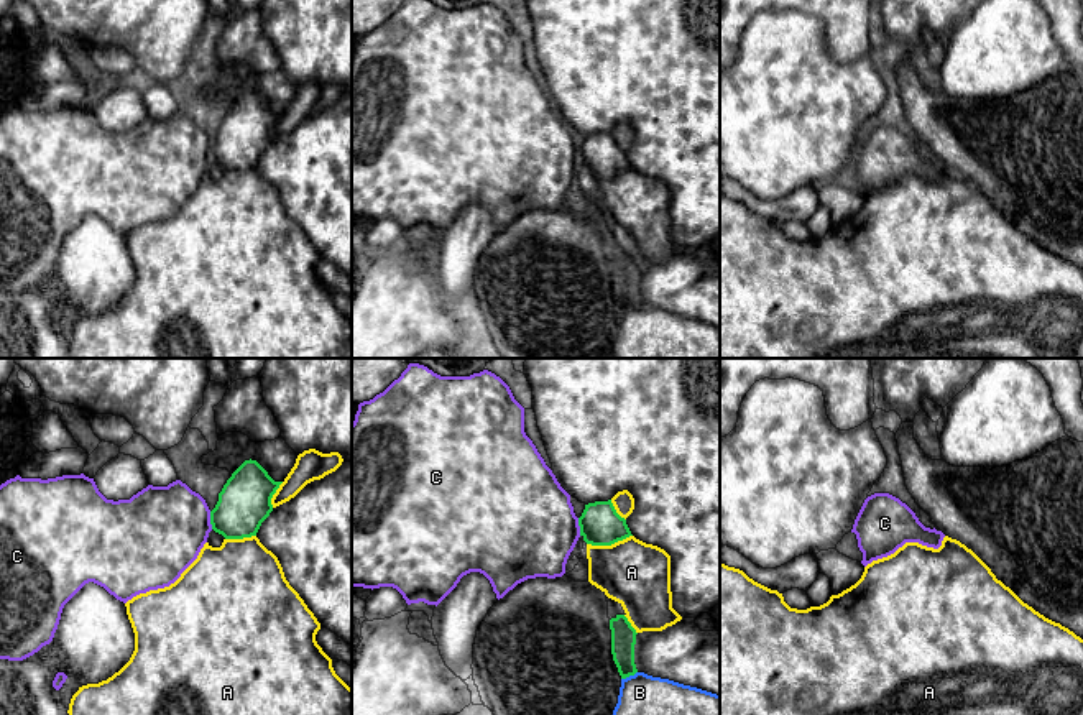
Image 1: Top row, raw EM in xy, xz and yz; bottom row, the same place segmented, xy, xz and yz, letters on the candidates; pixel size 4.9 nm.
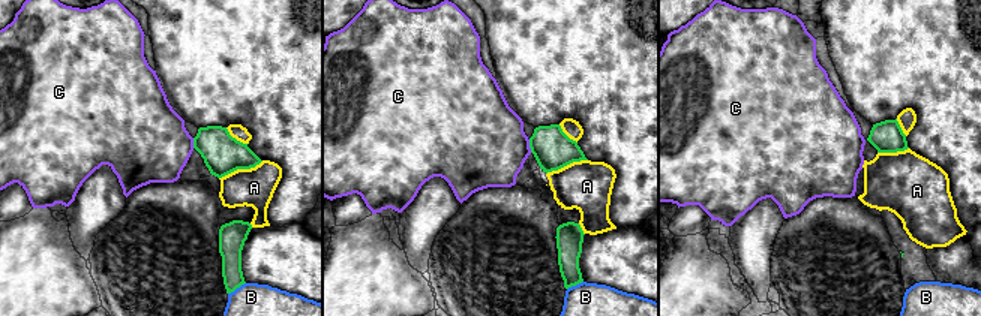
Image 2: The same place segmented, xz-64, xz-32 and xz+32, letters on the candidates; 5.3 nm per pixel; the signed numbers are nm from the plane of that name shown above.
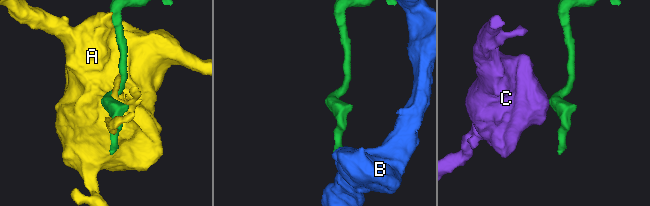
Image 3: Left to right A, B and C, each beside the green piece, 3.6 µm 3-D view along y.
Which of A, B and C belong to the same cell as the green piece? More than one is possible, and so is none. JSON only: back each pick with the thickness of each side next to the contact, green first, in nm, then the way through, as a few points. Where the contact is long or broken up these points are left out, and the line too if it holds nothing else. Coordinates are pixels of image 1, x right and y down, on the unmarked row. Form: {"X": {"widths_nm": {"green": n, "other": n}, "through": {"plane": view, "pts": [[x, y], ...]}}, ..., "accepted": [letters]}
{"accepted": []}

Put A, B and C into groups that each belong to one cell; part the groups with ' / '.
A / B / C

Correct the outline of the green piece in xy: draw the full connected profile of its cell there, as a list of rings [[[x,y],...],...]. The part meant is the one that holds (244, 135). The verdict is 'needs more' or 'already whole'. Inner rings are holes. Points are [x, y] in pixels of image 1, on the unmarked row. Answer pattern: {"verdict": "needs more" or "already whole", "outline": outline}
{"verdict": "already whole", "outline": [[[245,92],[219,125],[219,133],[210,143],[212,161],[225,171],[256,168],[273,143],[271,130],[281,115],[256,92]]]}

